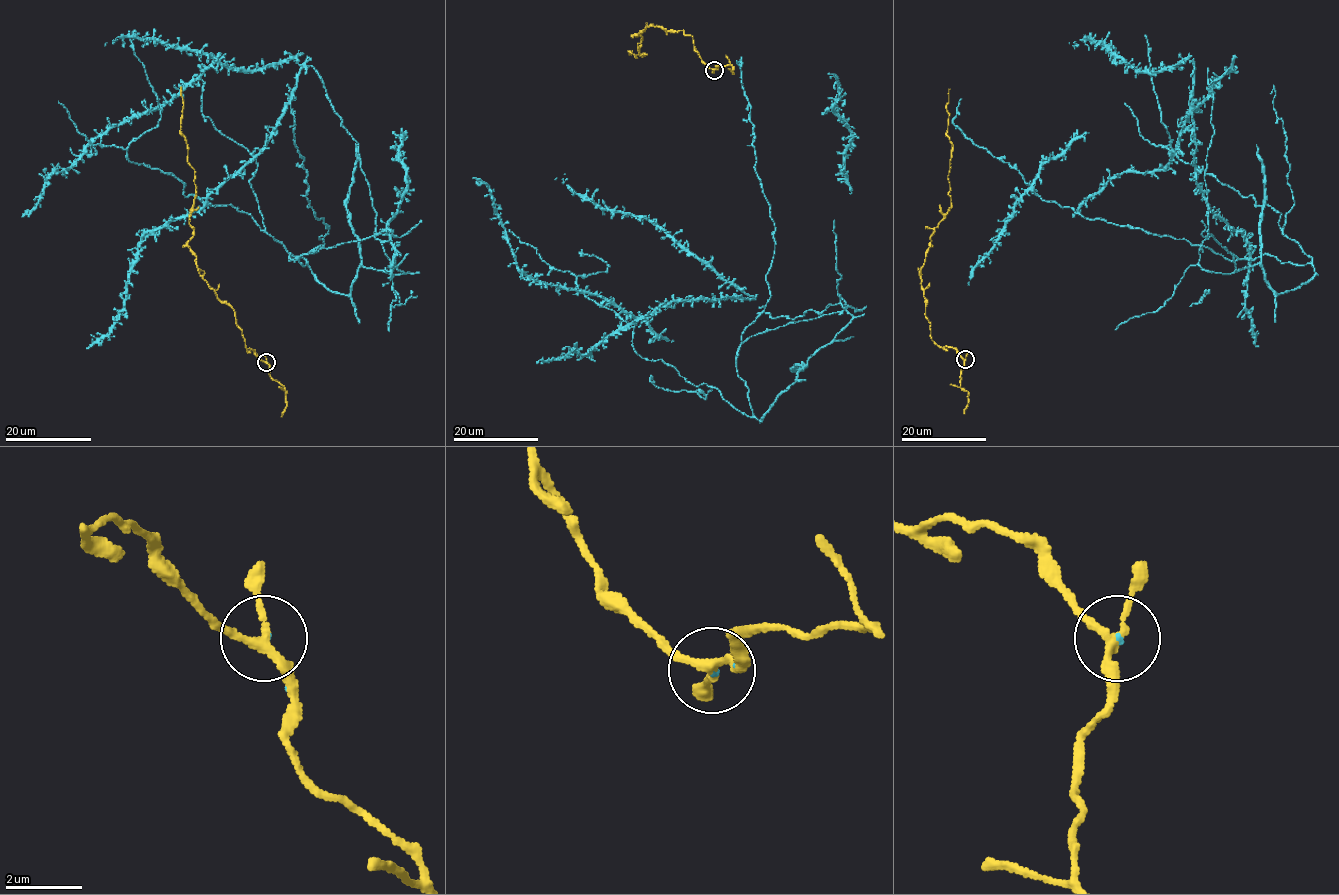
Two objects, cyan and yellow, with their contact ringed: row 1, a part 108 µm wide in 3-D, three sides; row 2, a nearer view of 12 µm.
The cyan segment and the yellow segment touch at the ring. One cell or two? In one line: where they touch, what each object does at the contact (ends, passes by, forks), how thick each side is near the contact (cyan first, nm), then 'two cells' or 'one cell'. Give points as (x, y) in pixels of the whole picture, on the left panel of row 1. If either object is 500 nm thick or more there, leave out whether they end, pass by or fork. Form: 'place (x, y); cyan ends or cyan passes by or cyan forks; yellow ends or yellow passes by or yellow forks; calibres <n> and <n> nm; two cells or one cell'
place (266, 362); cyan ends; yellow forks; calibres 40 and 200 nm; one cell

